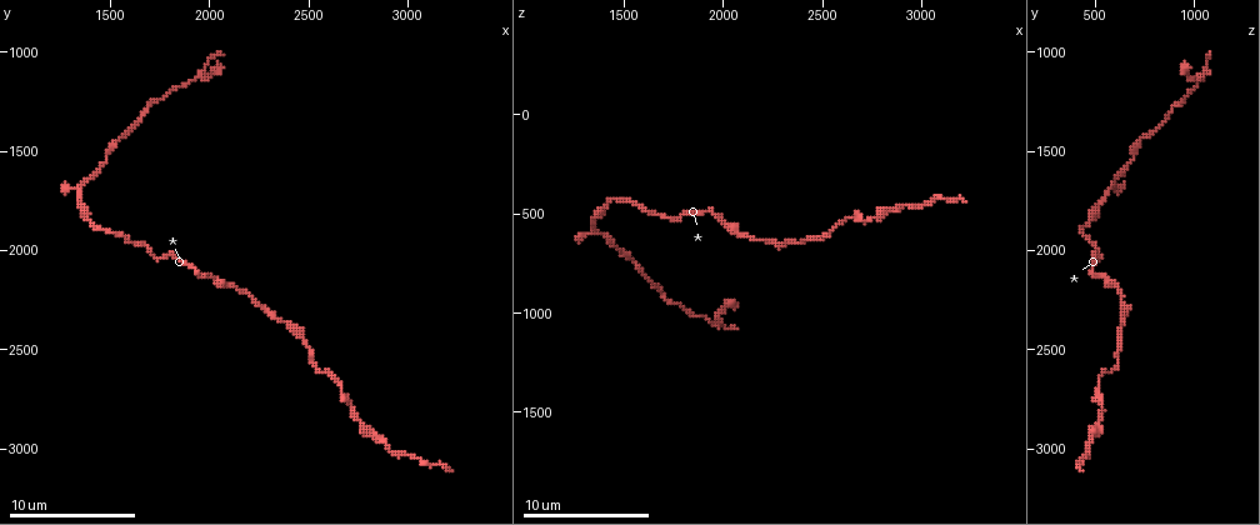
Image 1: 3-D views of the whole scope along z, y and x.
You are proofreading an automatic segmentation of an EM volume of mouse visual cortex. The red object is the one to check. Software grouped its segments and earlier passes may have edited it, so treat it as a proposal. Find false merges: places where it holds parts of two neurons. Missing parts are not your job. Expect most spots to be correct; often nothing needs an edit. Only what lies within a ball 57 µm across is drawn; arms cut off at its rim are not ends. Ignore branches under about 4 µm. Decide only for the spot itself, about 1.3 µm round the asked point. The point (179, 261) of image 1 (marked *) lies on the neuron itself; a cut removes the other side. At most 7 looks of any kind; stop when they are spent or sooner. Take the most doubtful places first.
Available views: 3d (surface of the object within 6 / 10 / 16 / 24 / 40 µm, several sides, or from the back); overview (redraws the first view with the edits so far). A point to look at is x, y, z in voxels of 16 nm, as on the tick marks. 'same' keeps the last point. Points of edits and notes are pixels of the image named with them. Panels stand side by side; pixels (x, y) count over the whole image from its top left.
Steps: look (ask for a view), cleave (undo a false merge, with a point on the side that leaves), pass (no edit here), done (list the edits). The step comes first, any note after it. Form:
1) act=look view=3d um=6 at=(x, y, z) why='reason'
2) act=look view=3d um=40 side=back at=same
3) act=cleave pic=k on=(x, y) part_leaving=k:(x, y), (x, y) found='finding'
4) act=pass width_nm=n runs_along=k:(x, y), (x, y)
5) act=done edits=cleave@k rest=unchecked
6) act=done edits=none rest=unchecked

act=look view=3d um=10 at=(1980, 1140, 1020)

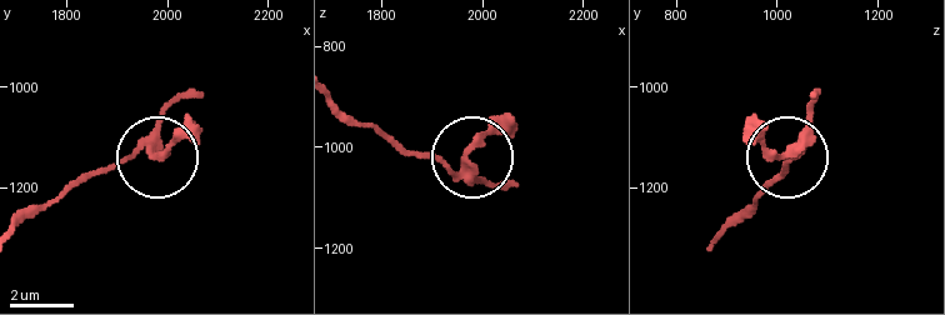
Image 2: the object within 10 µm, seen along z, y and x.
act=pass runs_along=2:(341, 111), (399, 150), (471, 160), (488, 185), (509, 179) found='continuous, no second neuron'

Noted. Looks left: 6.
act=look view=3d um=10 at=(1430, 1870, 450) why='calibre changes'

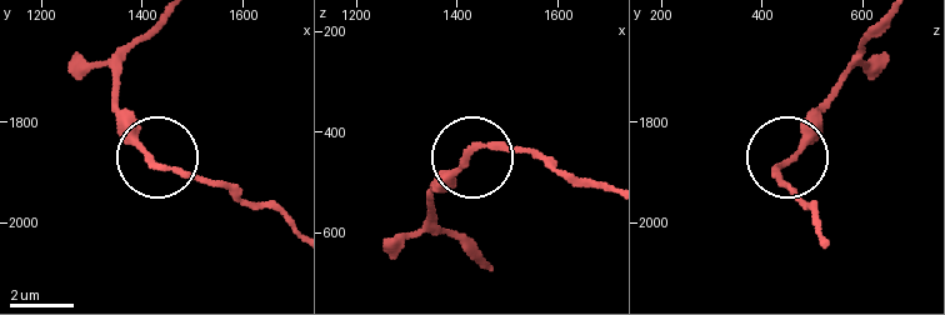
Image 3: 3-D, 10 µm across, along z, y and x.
act=pass runs_along=3:(288, 219), (159, 163), (114, 100) found='continuous, no second neuron'

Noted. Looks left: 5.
act=look view=3d um=6 at=(1480, 1550, 700) why='narrows sharply'

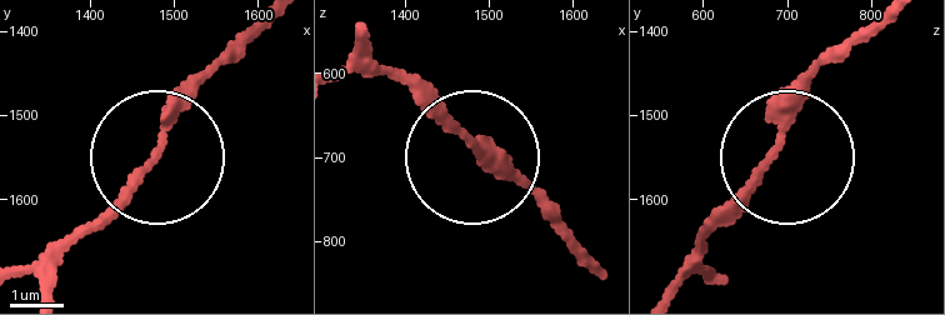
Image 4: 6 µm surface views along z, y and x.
act=pass runs_along=4:(668, 286), (770, 165), (788, 98), (819, 63) found='continuous, no second neuron'

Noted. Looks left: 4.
act=done edits=none rest=unchecked

